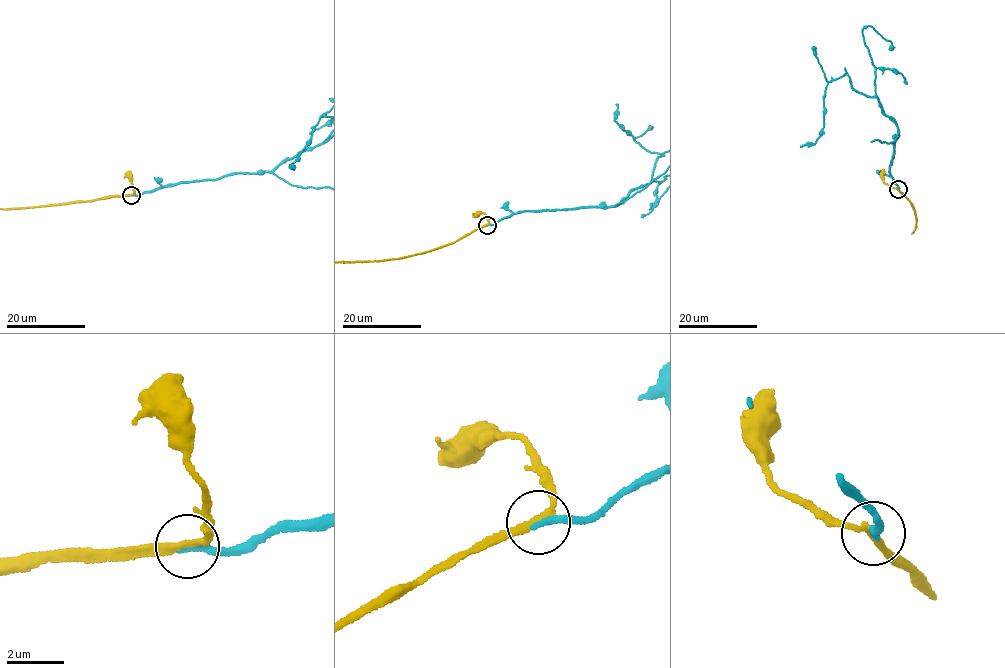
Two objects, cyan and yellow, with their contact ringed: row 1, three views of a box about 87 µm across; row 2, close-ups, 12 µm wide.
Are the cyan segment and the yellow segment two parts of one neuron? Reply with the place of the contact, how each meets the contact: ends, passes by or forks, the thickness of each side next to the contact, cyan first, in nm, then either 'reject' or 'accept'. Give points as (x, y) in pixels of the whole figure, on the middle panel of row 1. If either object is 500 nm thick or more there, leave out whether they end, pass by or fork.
at (487, 225); cyan ends there; yellow passes by; 280 nm thick on the cyan side, 240 nm on the other; accept

